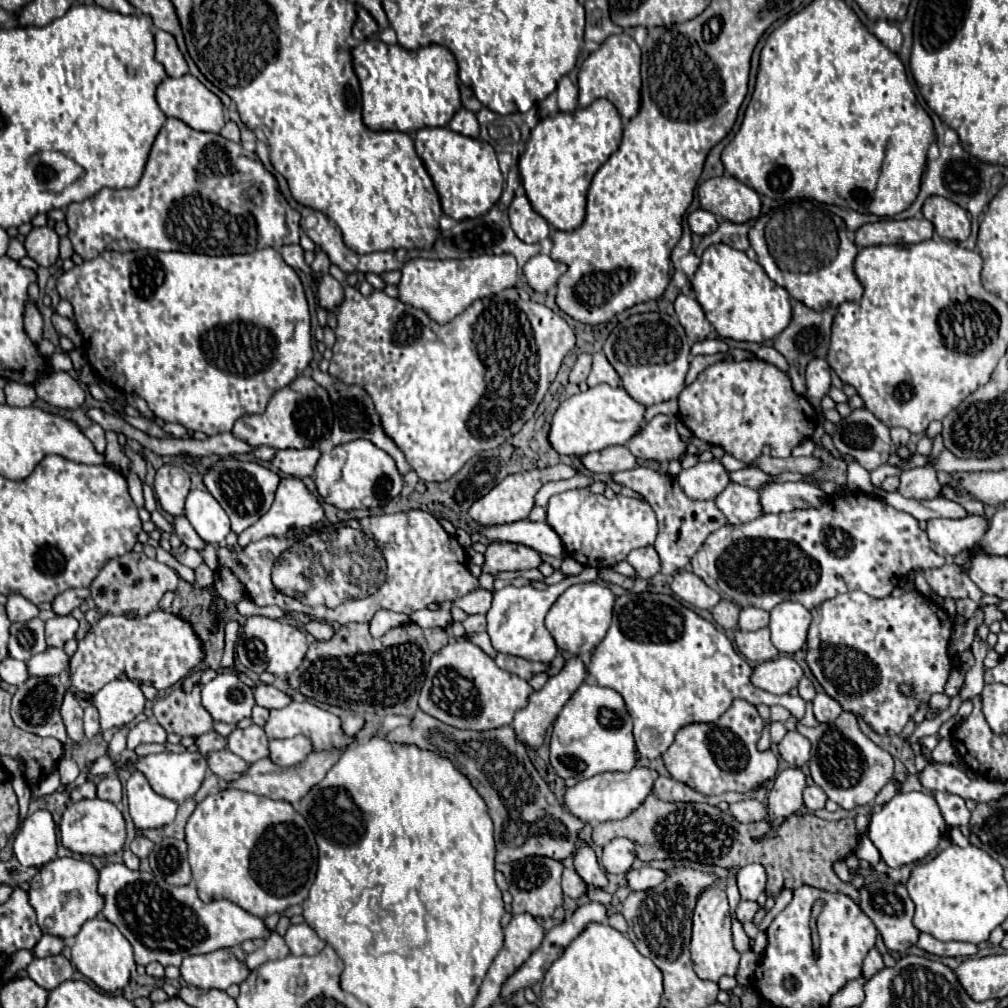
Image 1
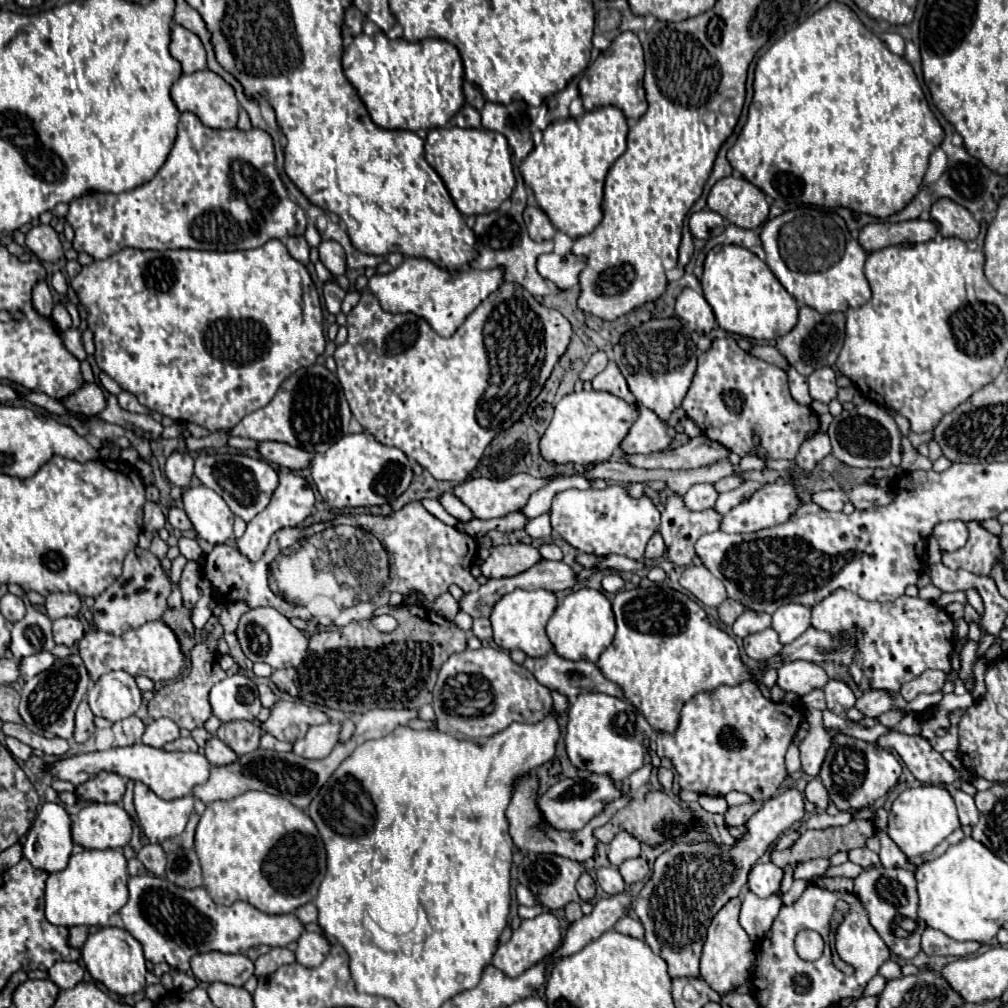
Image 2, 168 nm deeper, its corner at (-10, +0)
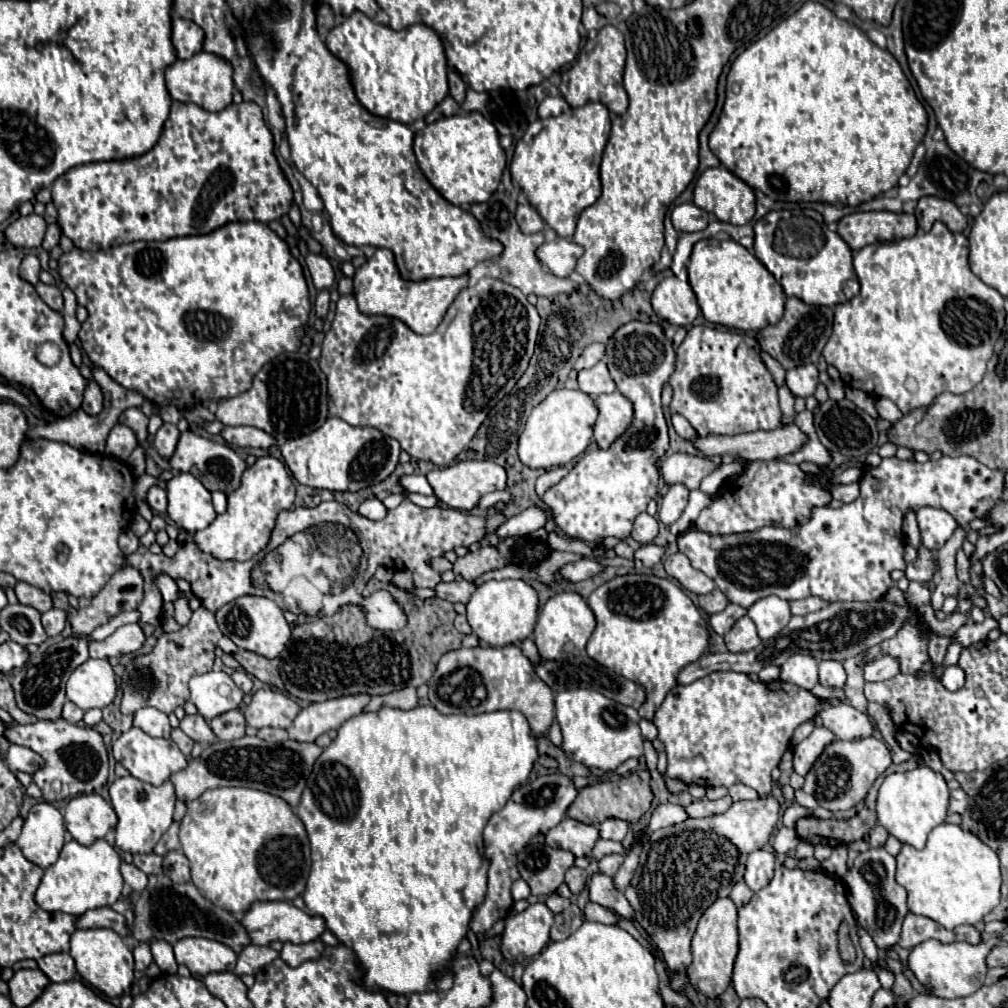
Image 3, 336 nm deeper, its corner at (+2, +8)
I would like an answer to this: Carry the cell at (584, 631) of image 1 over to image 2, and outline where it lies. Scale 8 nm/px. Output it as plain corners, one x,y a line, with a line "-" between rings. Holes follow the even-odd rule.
581,588
569,594
551,616
547,624
547,636
551,638
555,652
567,656
567,660
597,662
601,652
611,646
615,636
615,616
611,608
611,598
605,592
593,588

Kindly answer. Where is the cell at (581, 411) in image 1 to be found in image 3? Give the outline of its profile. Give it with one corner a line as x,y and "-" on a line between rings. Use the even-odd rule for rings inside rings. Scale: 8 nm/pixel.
553,390
539,406
529,414
523,432
517,440
519,460
527,468
553,468
565,466
577,456
581,456
593,440
593,424
595,424
595,404
591,404
591,396
581,390

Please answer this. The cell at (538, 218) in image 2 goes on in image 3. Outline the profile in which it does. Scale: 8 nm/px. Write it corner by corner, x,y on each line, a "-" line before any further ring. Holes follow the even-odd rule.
519,204
515,218
517,218
517,224
519,224
521,232
525,232
525,234
541,232
545,228
543,218
537,214
537,210
531,204

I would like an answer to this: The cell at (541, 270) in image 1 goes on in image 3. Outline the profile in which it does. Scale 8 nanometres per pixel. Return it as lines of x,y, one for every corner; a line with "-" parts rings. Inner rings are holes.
555,238
553,242
537,248
539,260
547,264
549,270
559,278
569,276
575,270
575,264
581,258
581,254
583,254
583,248
567,238

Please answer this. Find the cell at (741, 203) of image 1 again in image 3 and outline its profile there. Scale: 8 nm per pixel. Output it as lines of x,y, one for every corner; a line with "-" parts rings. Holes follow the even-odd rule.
723,166
709,168
697,178
693,202
729,224
747,224
755,216
755,192

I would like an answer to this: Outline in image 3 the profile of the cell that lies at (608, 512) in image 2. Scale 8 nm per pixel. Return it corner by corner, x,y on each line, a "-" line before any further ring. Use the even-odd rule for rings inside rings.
637,320
621,326
607,342
605,362
617,390
633,404
633,420
625,434
607,450
597,448
585,452
573,470
543,496
559,530
569,538
581,538
589,544
607,536
625,540
631,534
637,514
647,508
649,500
657,498
657,462
669,450
661,388
675,368
675,350
671,340
663,334
663,328

